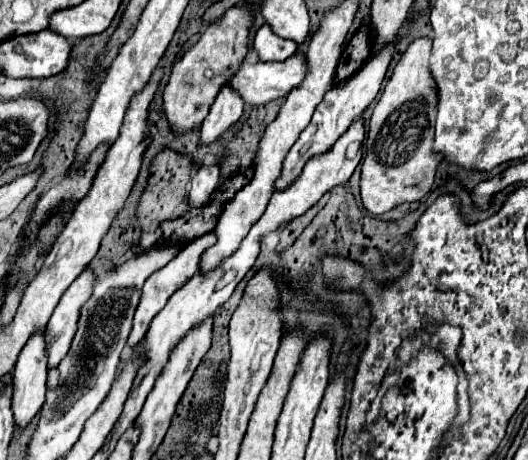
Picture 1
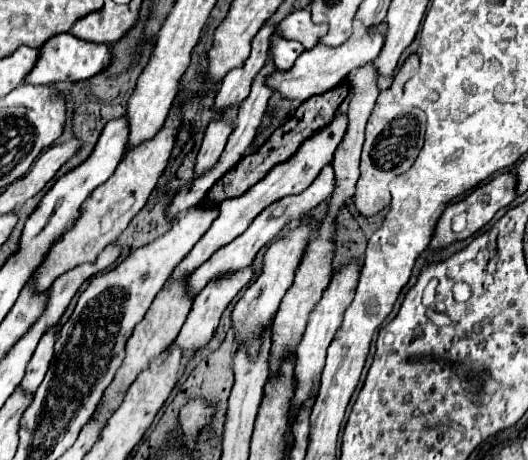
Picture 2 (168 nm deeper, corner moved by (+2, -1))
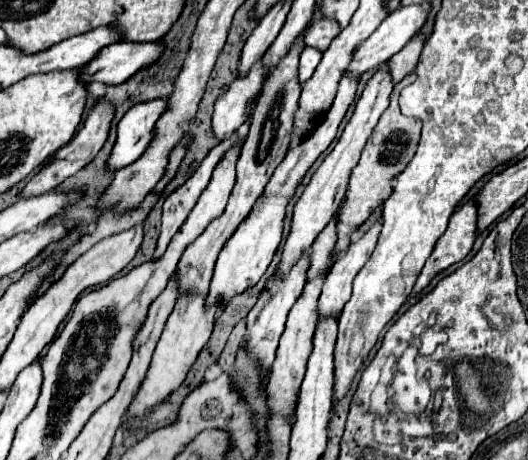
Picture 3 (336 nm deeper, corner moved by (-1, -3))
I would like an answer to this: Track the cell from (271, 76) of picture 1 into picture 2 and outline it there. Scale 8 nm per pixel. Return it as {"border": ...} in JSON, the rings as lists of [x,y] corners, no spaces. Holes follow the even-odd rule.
{"border":[[[367,34],[363,38],[349,38],[339,48],[327,48],[327,46],[315,46],[311,50],[305,50],[289,70],[275,70],[265,78],[267,88],[273,92],[279,92],[283,98],[289,100],[301,100],[305,102],[309,96],[323,94],[331,88],[335,88],[339,82],[343,82],[355,68],[373,62],[383,48],[383,36],[381,34]]]}

